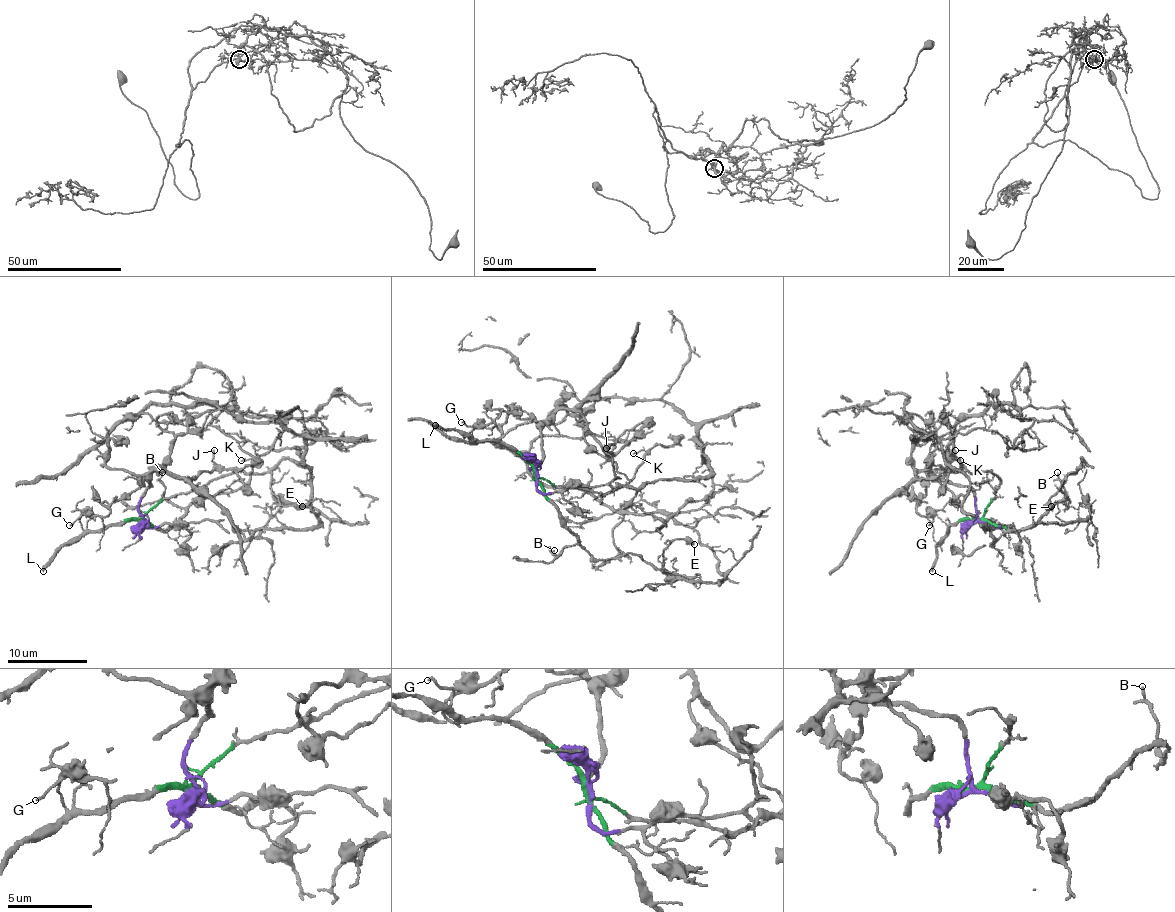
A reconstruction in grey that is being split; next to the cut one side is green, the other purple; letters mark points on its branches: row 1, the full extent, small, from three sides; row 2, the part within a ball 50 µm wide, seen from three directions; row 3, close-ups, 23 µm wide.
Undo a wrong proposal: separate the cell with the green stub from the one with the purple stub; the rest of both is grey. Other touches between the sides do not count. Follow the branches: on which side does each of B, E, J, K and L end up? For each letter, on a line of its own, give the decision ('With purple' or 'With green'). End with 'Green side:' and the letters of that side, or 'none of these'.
B: With green
E: With green
J: With purple
K: With green
L: With green
Green side: B, E, K, L

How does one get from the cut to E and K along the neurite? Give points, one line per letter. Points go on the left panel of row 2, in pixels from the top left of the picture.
E: (144, 520), (168, 530), (204, 496), (228, 494), (252, 474), (268, 472), (270, 490), (282, 506), (302, 506)
K: (144, 520), (148, 512), (166, 498), (198, 490), (234, 472), (252, 470), (252, 460), (240, 460)

